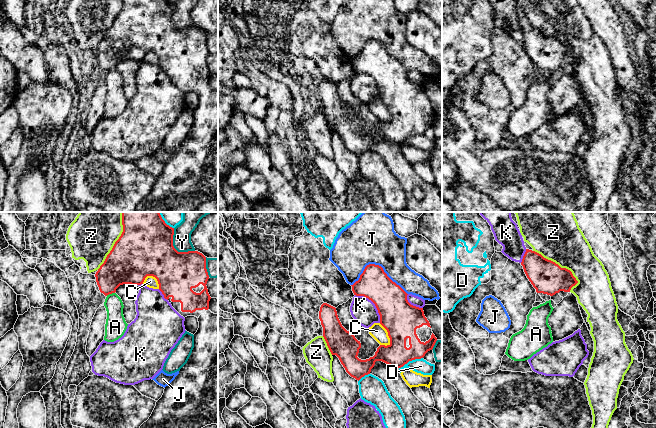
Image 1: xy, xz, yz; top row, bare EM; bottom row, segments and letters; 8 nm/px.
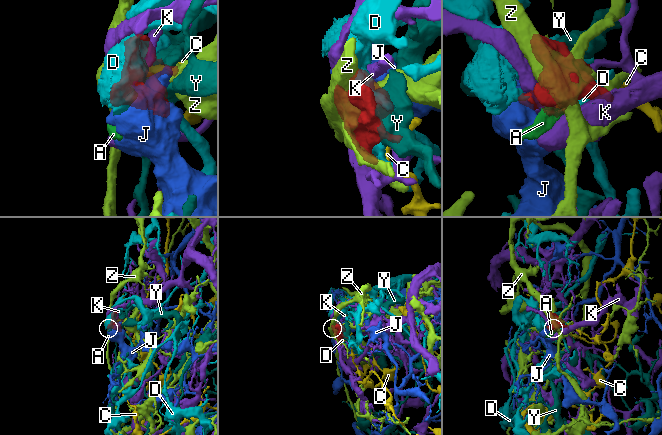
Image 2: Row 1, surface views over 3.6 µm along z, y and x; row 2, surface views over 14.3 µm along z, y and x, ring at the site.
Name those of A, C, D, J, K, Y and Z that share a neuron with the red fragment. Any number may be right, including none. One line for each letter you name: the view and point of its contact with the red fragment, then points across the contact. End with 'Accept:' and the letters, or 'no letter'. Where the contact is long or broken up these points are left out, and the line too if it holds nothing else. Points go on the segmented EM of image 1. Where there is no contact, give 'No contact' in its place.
Accept: no letter

